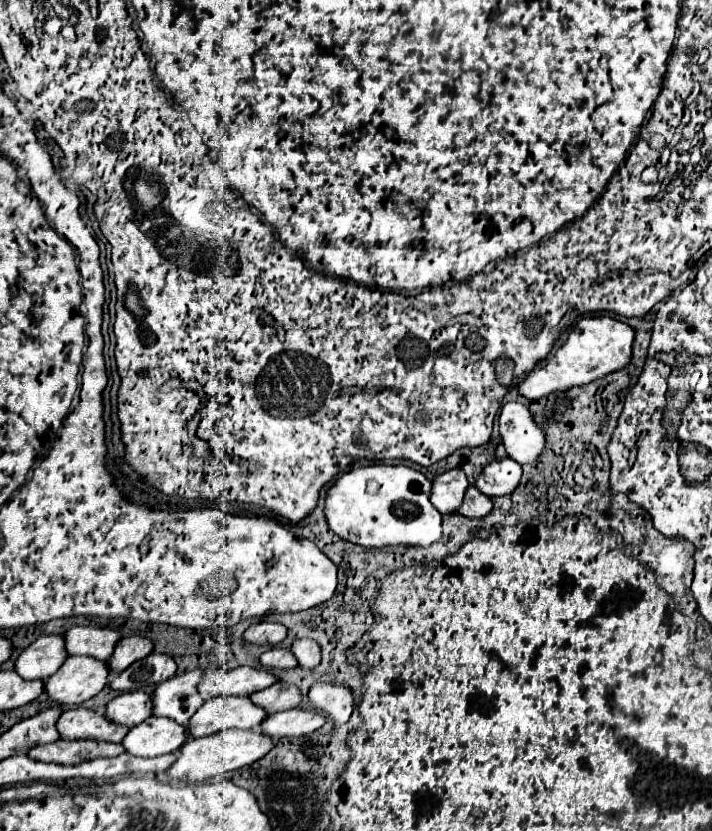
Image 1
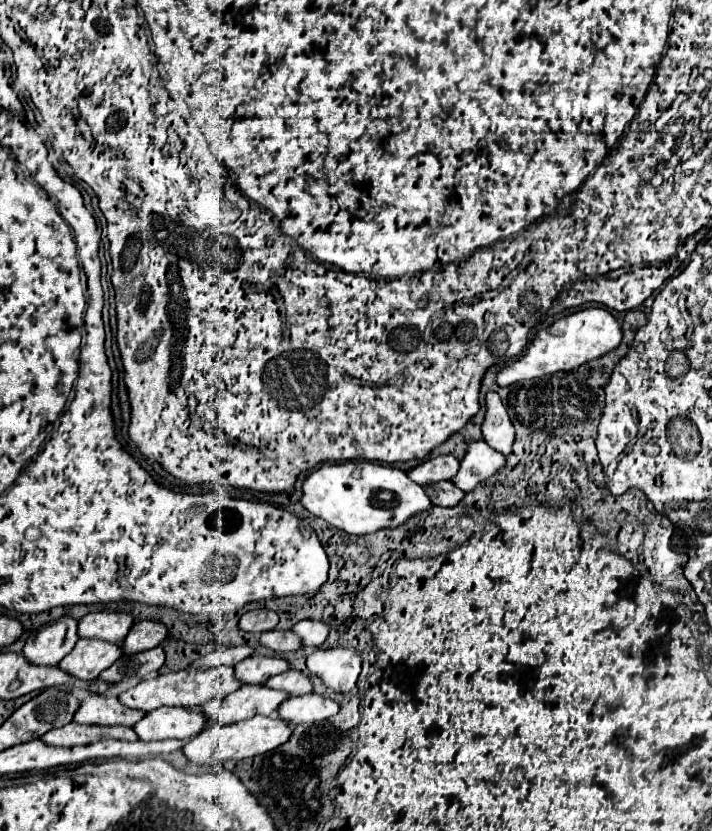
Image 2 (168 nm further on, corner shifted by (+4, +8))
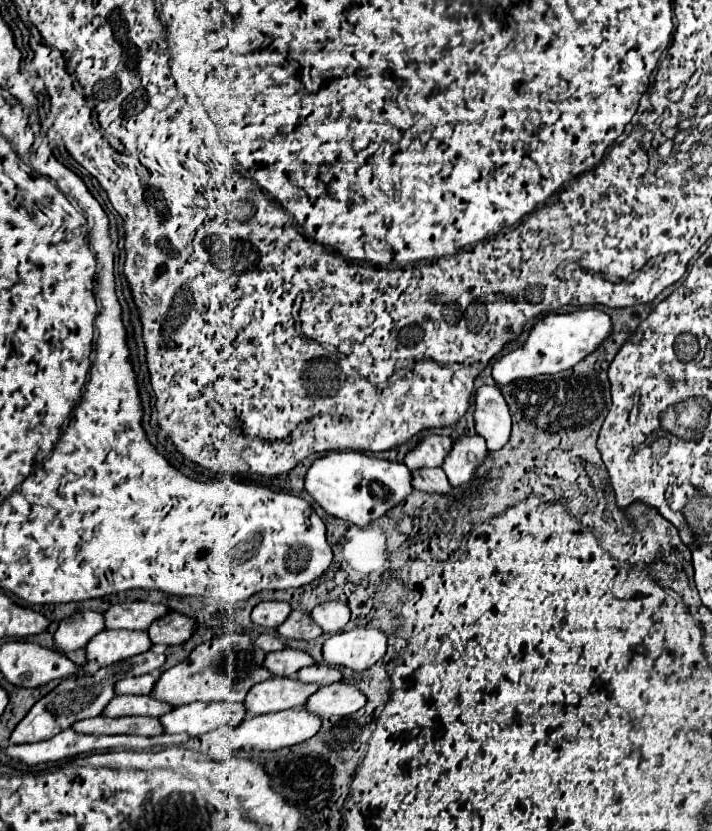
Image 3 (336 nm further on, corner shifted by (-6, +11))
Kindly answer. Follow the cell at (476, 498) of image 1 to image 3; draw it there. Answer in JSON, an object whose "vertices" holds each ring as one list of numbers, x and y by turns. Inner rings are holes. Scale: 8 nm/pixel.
{"vertices":[[427,468,411,472,411,486,423,492,449,492,451,484,445,480,445,472,441,468]]}

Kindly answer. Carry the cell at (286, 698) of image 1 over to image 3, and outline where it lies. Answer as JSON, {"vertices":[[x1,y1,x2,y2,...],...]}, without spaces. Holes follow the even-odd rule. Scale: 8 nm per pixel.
{"vertices":[[313,664,313,666,307,666,307,668,301,668,295,678,299,682,317,682,321,686,325,684,333,684,333,682,339,682,343,678,341,670,337,666,329,666,329,664]]}

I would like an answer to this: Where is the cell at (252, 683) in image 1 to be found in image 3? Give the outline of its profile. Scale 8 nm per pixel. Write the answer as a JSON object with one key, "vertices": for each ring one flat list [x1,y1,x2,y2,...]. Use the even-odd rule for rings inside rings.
{"vertices":[[293,648,271,652,267,654,265,660,265,668,273,676,295,676,303,666,311,666,311,664,315,664,315,660,307,652]]}

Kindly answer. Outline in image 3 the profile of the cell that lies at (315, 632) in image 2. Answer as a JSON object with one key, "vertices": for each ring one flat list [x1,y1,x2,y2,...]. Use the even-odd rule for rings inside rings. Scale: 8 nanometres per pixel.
{"vertices":[[321,602,313,608,311,616,323,628,323,632,335,634,349,622,349,608,345,602]]}

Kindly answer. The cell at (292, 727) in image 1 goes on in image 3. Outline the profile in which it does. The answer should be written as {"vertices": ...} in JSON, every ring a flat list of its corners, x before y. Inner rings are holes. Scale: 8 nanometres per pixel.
{"vertices":[[335,682,329,686,321,686,307,700,307,710,319,714,321,718,337,716,337,714,353,714,361,710,367,702,367,696,353,684]]}

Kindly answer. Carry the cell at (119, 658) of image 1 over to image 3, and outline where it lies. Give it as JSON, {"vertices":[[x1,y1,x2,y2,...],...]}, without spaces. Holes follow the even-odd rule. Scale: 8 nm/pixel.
{"vertices":[[167,612,167,616,155,620,147,632,153,644,185,644,195,632,195,620,179,612]]}

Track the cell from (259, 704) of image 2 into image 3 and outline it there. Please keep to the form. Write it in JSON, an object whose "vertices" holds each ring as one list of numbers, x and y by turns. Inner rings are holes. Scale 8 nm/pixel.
{"vertices":[[271,678,255,684,247,694,247,716,261,716,287,708,303,708,307,698,319,690,319,684,303,684,295,678]]}

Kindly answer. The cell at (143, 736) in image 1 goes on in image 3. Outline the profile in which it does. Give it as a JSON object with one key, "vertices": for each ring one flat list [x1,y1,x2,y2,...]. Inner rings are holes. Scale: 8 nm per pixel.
{"vertices":[[193,702,187,706,173,708,159,720,167,734,185,732,189,736,199,736,217,728,237,728,243,722,245,714,247,714,245,704]]}

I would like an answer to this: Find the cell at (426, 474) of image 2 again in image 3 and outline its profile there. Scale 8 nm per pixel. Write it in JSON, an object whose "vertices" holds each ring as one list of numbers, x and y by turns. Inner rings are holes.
{"vertices":[[429,434,425,438,421,438,421,442,407,452,405,456,405,466,411,470,419,470,419,468,437,468,443,464,443,456,447,456,447,452,451,450,453,440,449,436,437,436,437,434]]}

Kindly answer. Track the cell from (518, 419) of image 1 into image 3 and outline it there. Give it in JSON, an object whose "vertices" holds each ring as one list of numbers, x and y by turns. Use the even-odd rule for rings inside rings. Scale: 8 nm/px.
{"vertices":[[481,386,475,392,475,430,485,438,487,450,499,450,511,436,511,414,497,386]]}

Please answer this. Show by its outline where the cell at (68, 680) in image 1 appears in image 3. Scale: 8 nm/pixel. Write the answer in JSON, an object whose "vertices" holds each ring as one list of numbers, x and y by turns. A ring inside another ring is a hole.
{"vertices":[[103,630,87,644,87,660,93,666,109,666,143,654,151,646,147,630]]}

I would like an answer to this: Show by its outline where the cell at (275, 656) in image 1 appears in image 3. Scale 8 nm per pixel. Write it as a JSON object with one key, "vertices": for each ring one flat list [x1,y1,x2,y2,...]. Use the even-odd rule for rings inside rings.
{"vertices":[[293,610,289,618,277,628,277,632,283,638,297,638,297,640,315,640,323,634,321,628,313,622,313,618,301,610]]}

